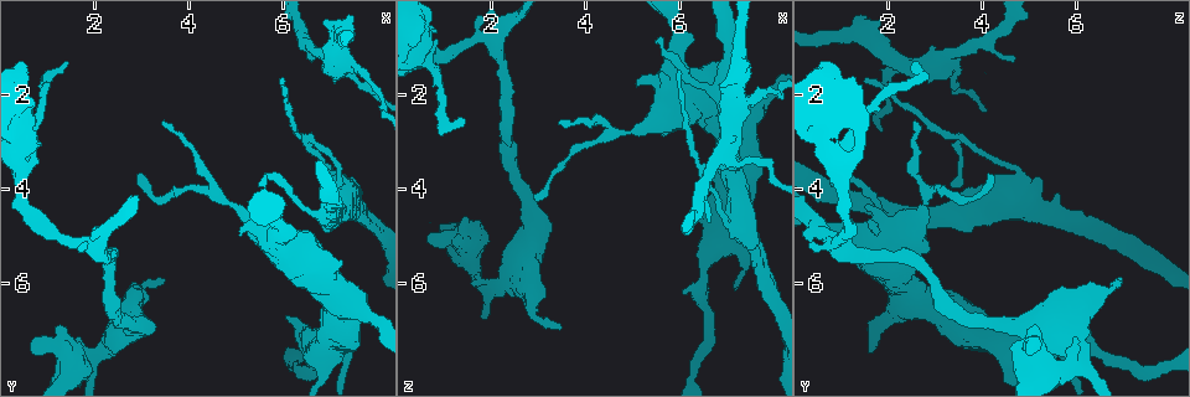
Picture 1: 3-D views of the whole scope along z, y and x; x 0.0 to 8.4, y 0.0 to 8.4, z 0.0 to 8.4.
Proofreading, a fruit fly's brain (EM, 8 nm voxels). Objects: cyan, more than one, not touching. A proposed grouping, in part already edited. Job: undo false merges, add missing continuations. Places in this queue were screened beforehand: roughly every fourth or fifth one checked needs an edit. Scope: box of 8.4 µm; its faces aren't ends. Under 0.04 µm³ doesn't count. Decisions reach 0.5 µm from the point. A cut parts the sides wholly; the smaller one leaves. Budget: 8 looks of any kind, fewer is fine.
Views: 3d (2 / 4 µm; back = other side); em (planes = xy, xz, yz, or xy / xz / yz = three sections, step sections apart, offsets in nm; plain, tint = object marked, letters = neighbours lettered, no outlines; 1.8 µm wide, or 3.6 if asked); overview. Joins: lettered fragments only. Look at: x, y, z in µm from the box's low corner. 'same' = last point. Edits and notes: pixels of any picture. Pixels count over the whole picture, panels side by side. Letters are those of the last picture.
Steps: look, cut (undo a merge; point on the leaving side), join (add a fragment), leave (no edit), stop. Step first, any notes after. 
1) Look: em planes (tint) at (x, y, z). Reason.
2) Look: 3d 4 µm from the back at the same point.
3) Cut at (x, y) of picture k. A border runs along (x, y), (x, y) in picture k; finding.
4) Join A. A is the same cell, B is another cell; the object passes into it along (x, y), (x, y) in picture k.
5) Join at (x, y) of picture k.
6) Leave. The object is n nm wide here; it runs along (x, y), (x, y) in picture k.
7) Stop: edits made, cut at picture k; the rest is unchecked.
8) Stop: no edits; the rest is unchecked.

Look: em xy step 16 (tint) at (7.05, 1.10, 1.90). A fork.

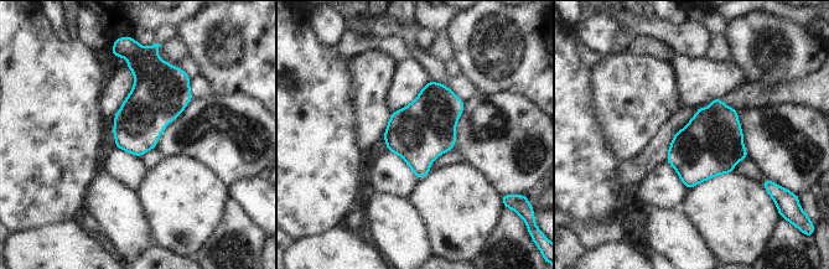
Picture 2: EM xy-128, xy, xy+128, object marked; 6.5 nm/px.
Look: em planes (tint) at the same point.

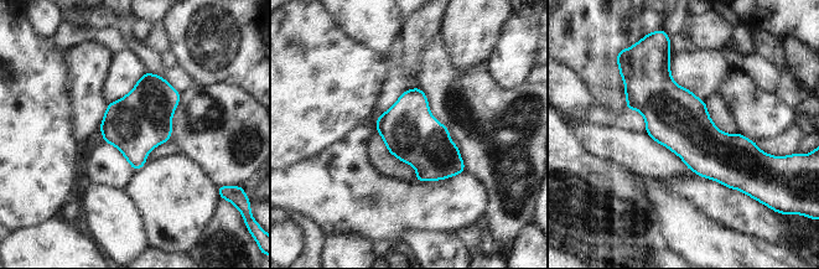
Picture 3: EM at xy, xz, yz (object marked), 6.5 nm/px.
Look: em planes (letters) at the same point. What lies round it.

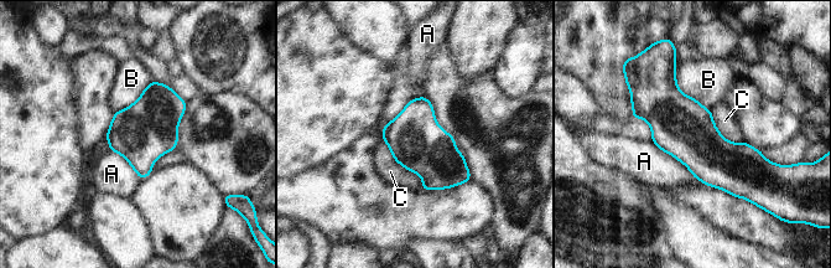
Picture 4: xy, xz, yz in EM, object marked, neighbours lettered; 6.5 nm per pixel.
Leave. The longest contact is with A, 420 nm; A, B and C are other cells; continuous, no second cell.

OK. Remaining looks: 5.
Look: em planes (letters) at (6.65, 1.25, 4.65). Branch stops here.

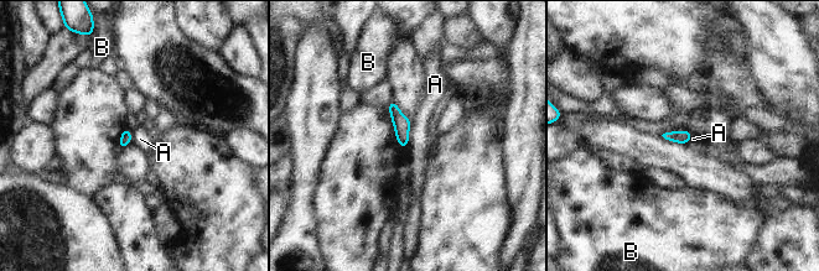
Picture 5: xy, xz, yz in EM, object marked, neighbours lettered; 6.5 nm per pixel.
Leave. The longest contact is with A, 180 nm; A and B are other cells; a border runs along (411, 121), (407, 147) in picture 5; no lettered fragment goes on from it.

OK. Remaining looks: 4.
Look: em xy step 8 (letters) at (1.50, 1.35, 2.60). Free end.

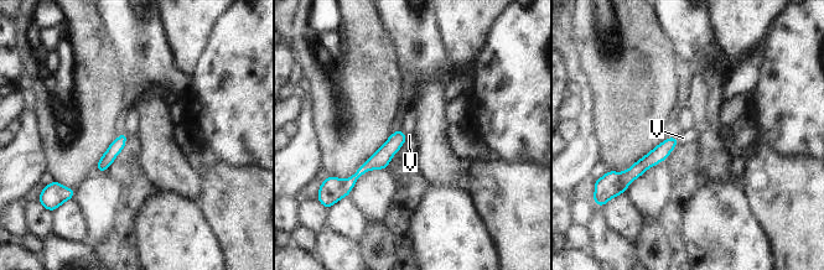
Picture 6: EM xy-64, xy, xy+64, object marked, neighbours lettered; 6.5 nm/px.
Join V. V is the same cell; the cell continues.

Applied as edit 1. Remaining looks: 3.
Stop: edits made, join at picture 6; the rest is unchecked.

